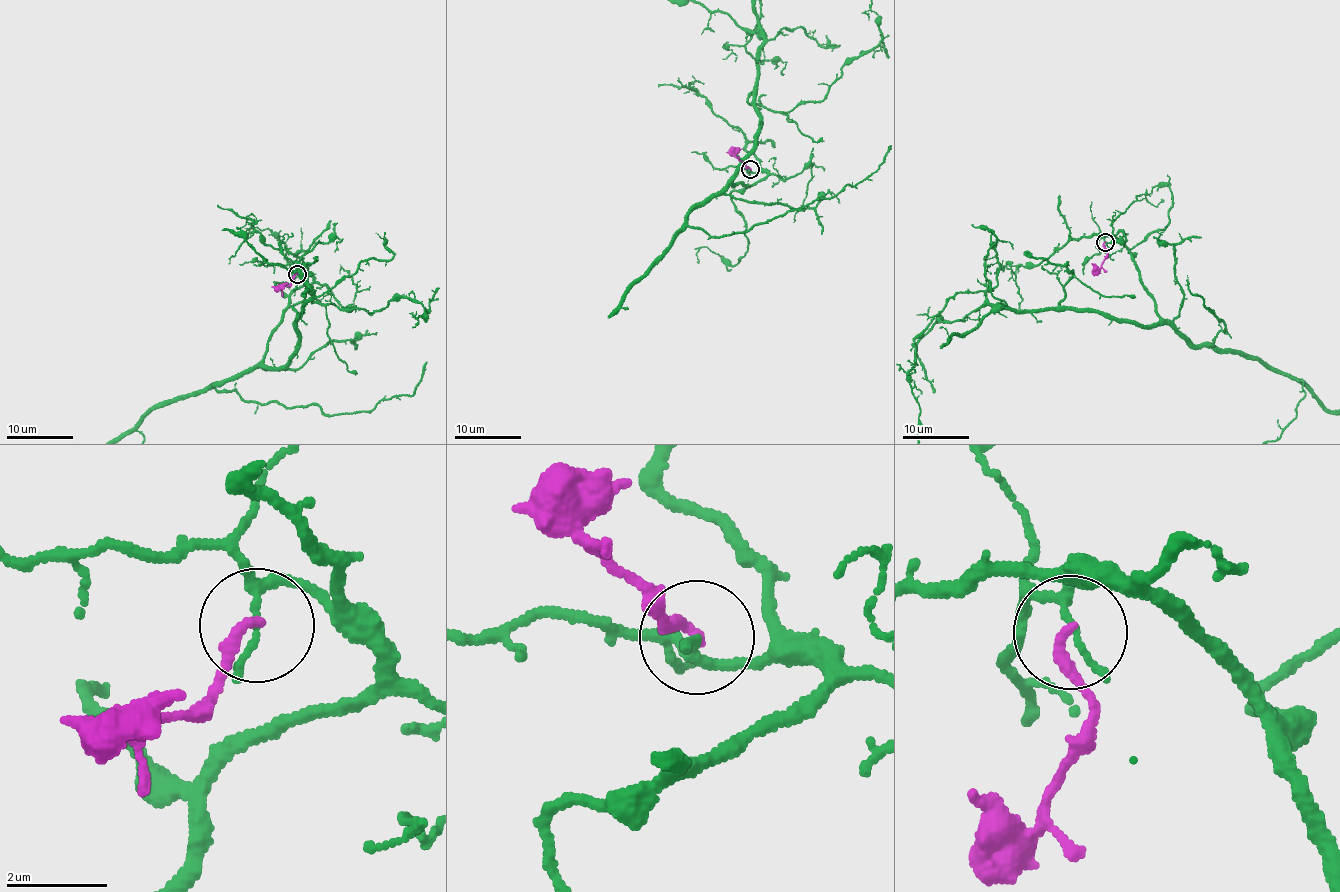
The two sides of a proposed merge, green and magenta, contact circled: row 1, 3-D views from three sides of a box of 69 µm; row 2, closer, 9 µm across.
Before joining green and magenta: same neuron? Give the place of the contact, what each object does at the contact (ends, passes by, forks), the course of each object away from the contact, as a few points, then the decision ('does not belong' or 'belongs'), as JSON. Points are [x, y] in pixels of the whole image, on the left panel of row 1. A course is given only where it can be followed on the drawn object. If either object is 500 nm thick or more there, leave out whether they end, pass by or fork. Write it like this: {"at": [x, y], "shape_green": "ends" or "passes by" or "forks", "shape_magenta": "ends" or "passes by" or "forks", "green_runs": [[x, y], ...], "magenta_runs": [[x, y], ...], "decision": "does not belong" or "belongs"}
{"at": [297, 274], "shape_green": "forks", "shape_magenta": "ends", "magenta_runs": [[297, 273], [292, 282], [280, 287], [287, 282]], "decision": "does not belong"}

